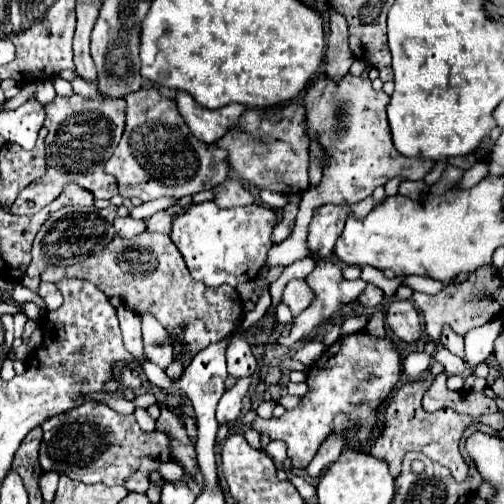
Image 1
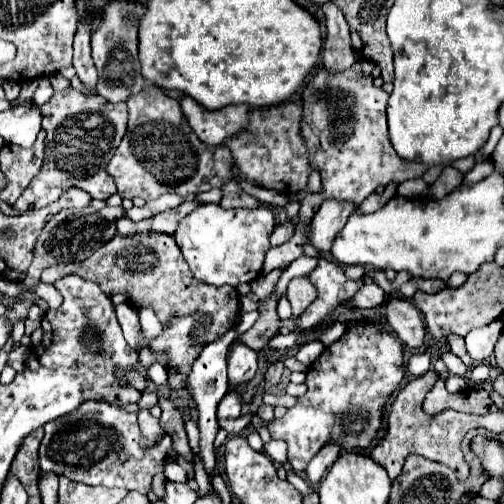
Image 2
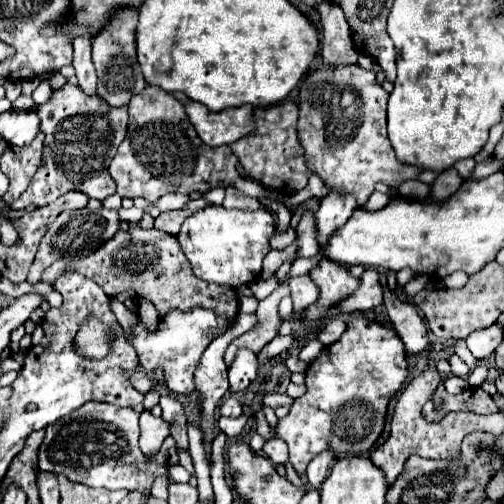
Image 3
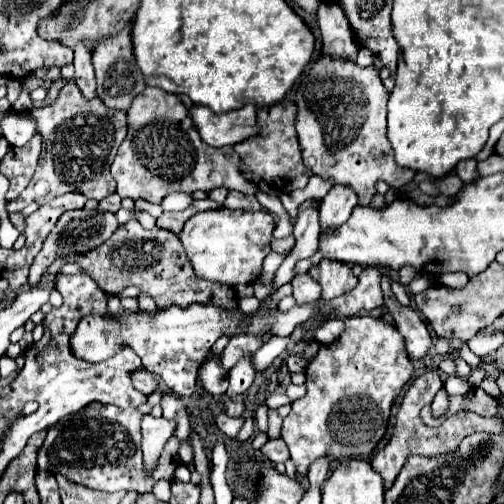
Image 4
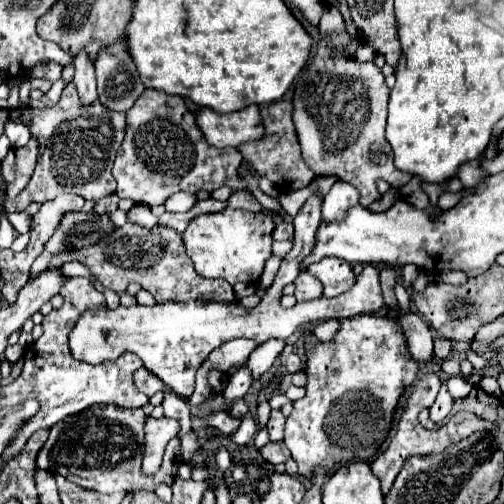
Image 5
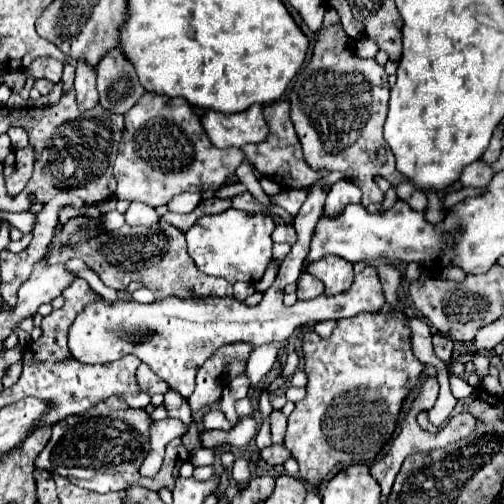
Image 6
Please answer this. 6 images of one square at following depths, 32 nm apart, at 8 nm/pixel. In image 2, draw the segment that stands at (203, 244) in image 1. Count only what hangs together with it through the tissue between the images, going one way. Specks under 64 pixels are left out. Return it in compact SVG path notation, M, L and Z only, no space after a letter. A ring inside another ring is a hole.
M202 204L178 222L172 238L182 250L194 278L212 286L230 284L236 288L238 284L252 282L262 272L274 226L276 218L270 206L224 210L218 204Z

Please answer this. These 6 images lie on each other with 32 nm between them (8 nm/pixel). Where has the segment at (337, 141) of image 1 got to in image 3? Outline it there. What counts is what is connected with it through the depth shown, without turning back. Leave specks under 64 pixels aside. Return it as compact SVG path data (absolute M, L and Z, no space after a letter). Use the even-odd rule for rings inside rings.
M320 64L300 82L300 140L306 150L308 168L322 178L328 192L340 190L342 194L356 198L356 194L372 194L378 182L400 186L410 178L418 178L418 174L422 172L420 166L402 164L396 158L386 134L386 102L388 92L376 84L376 74L372 70L362 70L360 66L328 68L328 64ZM298 238L290 244L290 246L286 246L286 248L282 248L282 250L270 250L268 254L266 254L266 258L264 258L264 268L262 268L262 278L268 278L268 276L272 276L284 262L288 262L288 260L292 260L294 256L296 256L296 252L298 252Z

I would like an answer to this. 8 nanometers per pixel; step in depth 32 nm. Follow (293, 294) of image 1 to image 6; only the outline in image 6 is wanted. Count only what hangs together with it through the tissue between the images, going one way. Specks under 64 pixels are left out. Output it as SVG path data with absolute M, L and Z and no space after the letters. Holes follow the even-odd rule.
M308 272L300 274L296 284L298 284L298 288L296 288L298 300L312 300L312 298L318 298L324 292L324 284L320 284L320 280L310 276Z

